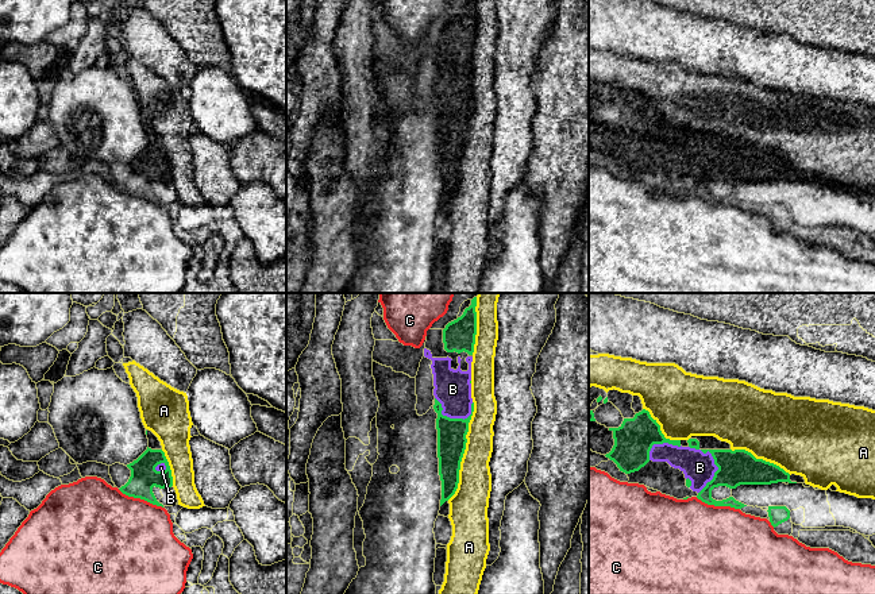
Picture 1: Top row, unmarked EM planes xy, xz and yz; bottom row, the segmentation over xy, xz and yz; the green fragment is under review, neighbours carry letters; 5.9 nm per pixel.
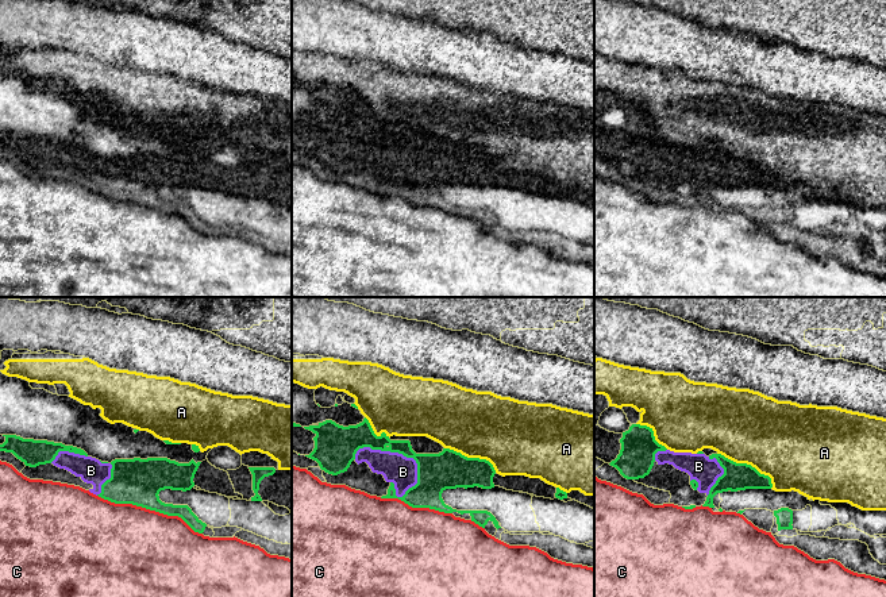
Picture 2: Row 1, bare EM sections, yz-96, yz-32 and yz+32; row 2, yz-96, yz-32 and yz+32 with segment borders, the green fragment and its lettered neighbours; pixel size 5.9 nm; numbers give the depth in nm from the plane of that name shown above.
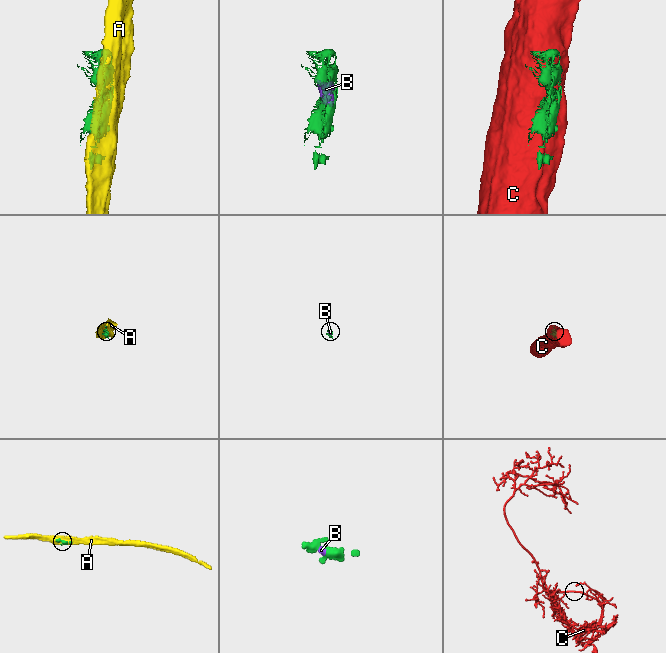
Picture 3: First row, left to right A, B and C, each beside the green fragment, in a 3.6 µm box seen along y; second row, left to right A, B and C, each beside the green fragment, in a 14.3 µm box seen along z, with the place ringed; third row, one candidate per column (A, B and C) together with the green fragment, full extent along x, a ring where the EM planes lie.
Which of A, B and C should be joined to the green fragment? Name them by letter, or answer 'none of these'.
B

